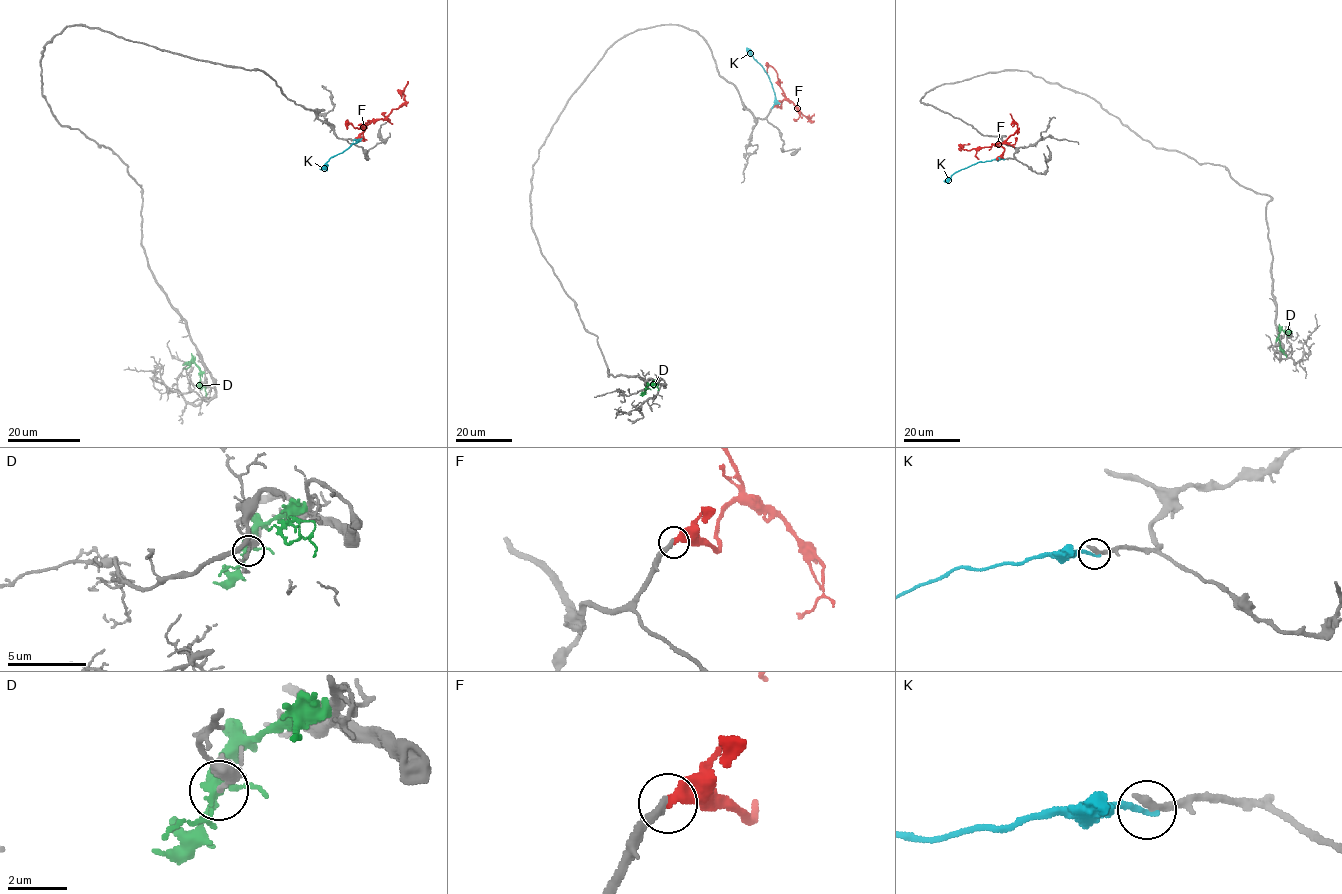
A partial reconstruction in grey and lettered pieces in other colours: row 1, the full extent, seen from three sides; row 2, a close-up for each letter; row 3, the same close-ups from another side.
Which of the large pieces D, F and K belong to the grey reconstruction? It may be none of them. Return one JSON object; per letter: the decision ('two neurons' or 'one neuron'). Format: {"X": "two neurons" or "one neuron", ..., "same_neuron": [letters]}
{"D": "two neurons", "F": "one neuron", "K": "two neurons", "same_neuron": ["F"]}

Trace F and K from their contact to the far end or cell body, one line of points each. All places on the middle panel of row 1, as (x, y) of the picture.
F: (773, 107), (781, 108), (781, 103), (789, 100), (812, 121), (814, 114)
K: (772, 107), (775, 95), (772, 83), (746, 47)

